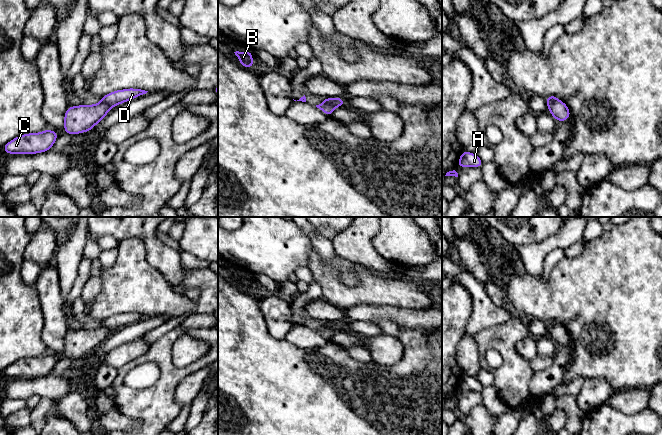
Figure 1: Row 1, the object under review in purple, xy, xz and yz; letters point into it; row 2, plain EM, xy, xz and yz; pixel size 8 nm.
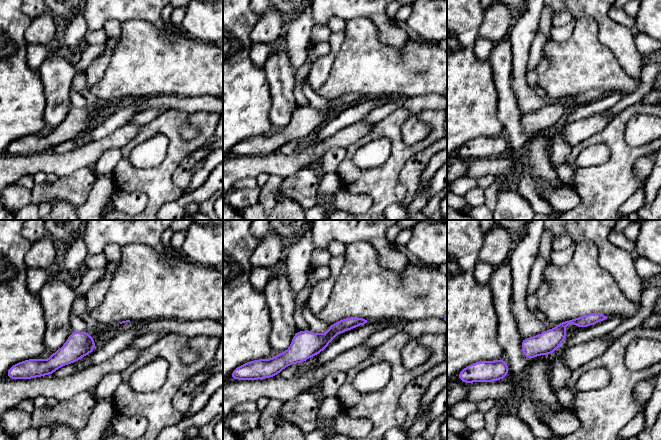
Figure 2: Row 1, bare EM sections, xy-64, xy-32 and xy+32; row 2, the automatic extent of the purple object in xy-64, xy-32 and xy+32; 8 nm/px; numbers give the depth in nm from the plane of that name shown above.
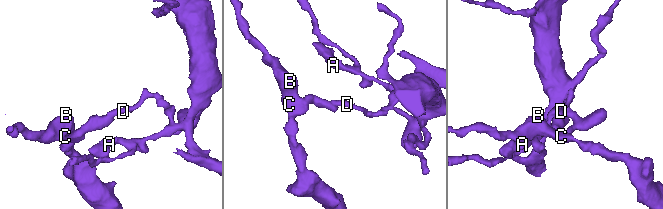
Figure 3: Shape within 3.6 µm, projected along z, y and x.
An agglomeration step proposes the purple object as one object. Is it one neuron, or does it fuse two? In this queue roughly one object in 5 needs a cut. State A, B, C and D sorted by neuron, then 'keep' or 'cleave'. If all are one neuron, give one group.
A D / B C; cleave

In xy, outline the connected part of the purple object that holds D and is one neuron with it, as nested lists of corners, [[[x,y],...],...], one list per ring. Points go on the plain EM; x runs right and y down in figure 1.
[[[136,312],[116,314],[101,321],[101,325],[114,331],[126,325],[133,324],[143,318],[146,318],[147,316],[148,315],[136,313]]]

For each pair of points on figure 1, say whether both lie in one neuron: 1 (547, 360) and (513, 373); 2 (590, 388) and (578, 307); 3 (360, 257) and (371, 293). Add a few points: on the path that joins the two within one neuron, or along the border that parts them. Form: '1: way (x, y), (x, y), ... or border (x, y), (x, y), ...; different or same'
1: border (529, 361), (530, 367), (535, 372); different
2: border (585, 378), (604, 378), (611, 388); different
3: border (355, 263), (385, 275); different

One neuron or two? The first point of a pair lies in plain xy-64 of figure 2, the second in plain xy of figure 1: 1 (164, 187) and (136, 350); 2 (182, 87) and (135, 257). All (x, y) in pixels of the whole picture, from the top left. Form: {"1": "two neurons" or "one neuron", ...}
{"1": "two neurons", "2": "one neuron"}

